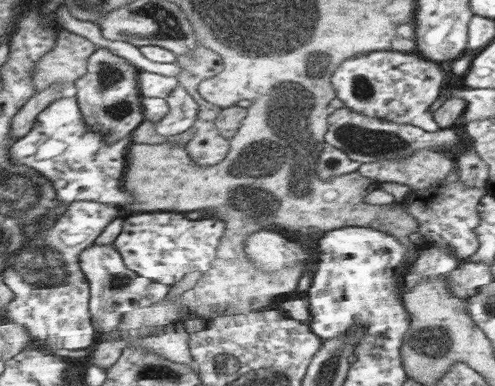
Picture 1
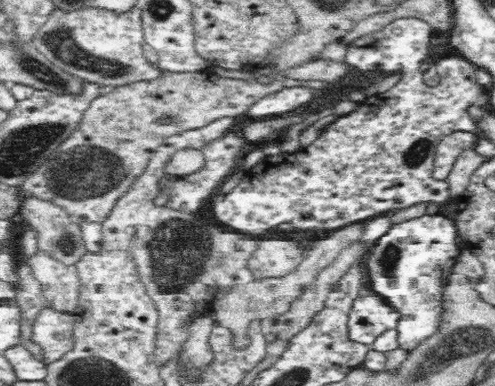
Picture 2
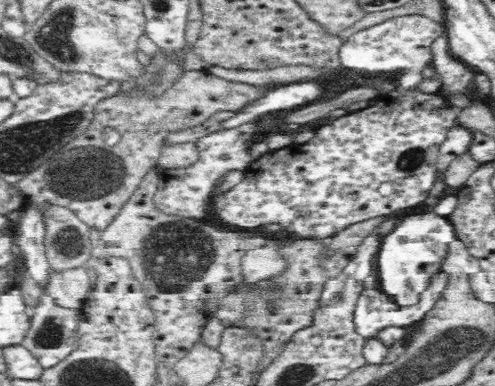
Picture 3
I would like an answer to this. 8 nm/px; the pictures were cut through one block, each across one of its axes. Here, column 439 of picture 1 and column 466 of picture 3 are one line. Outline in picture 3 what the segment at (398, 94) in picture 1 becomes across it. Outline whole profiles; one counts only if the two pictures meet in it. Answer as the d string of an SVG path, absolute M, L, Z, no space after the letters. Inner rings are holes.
M440 36L434 44L432 44L432 52L434 52L434 70L440 74L440 80L444 82L444 86L456 94L456 92L468 92L470 82L474 80L476 74L472 74L470 70L466 70L460 62L456 62L450 56L450 42L448 36Z

